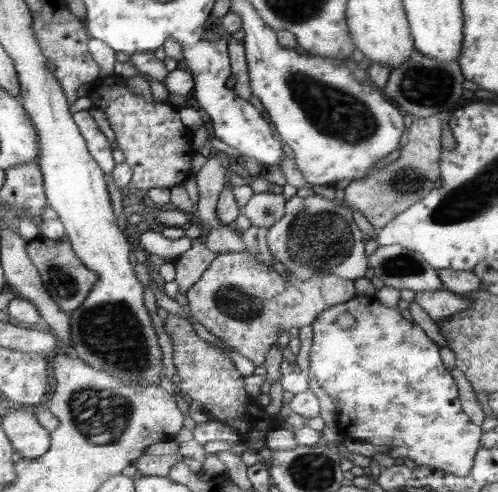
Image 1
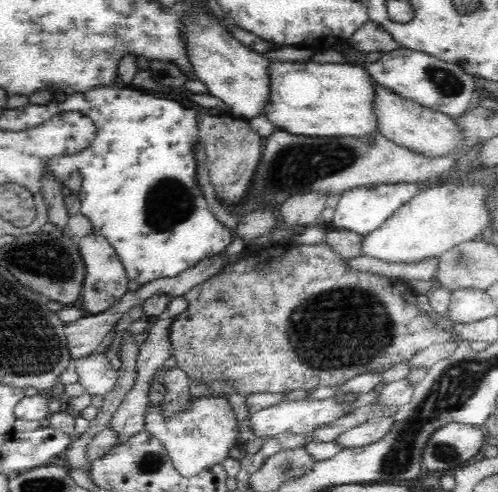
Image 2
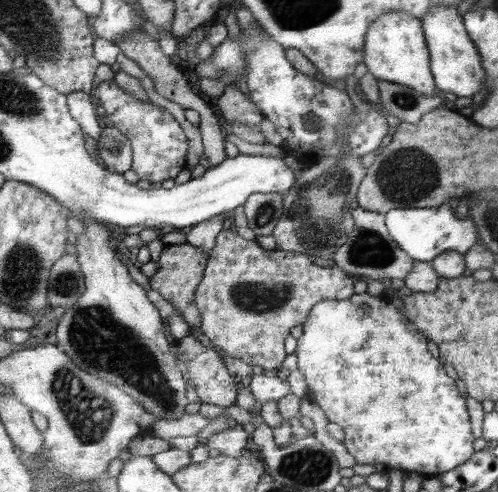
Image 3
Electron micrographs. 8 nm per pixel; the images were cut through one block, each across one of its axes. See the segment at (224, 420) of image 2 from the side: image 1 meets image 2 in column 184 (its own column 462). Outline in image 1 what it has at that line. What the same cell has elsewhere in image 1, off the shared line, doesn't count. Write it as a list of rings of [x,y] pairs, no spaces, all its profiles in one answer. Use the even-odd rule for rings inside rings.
[[[355,296],[351,302],[345,302],[345,304],[339,304],[339,306],[331,306],[327,308],[325,312],[317,314],[317,318],[313,320],[311,324],[311,330],[313,330],[313,344],[309,348],[309,372],[315,376],[315,382],[319,384],[319,388],[333,400],[333,404],[337,406],[337,430],[339,430],[339,436],[341,438],[349,438],[353,442],[367,442],[367,444],[375,444],[375,446],[387,446],[389,450],[385,452],[385,458],[389,462],[397,462],[399,458],[401,460],[411,460],[415,462],[415,466],[427,466],[427,468],[433,468],[433,470],[443,470],[447,474],[453,474],[453,476],[469,476],[471,468],[473,468],[473,458],[475,458],[475,452],[477,452],[477,446],[479,446],[479,436],[481,436],[481,430],[479,430],[479,424],[473,424],[469,422],[469,416],[465,414],[463,410],[463,404],[461,404],[461,398],[457,398],[457,388],[455,388],[455,382],[451,380],[453,376],[443,368],[441,360],[439,360],[439,354],[437,354],[437,346],[421,332],[421,328],[417,328],[415,324],[411,324],[409,320],[401,318],[401,314],[397,312],[397,308],[387,308],[383,306],[375,296]],[[339,314],[351,314],[355,324],[351,328],[339,328],[337,326],[337,316]]]

